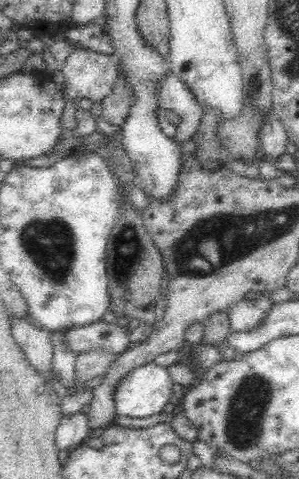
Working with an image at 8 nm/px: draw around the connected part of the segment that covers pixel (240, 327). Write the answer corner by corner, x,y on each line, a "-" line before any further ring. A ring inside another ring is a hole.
258,293
243,299
227,311
232,332
252,332
260,328
265,314
274,306
270,293

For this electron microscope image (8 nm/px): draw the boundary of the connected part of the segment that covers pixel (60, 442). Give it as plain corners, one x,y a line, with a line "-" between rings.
81,411
67,417
63,415
60,424
55,430
55,446
58,451
70,451
79,446
88,437
88,432
90,432
90,428
87,415

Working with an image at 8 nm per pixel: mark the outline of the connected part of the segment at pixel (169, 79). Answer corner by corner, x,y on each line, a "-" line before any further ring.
172,74
166,75
157,88
159,108
173,110
179,114
180,124
176,127
174,138
178,144
192,139
202,118
203,107
193,97
192,91
185,82

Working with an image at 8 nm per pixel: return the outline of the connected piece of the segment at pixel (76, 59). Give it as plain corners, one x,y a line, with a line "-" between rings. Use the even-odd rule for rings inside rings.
74,45
71,56
66,58
61,71
65,76
64,84
69,87
75,97
80,99
88,98
94,102
101,102
101,100
108,96
117,81
118,64
114,59
107,54
98,53
91,49

